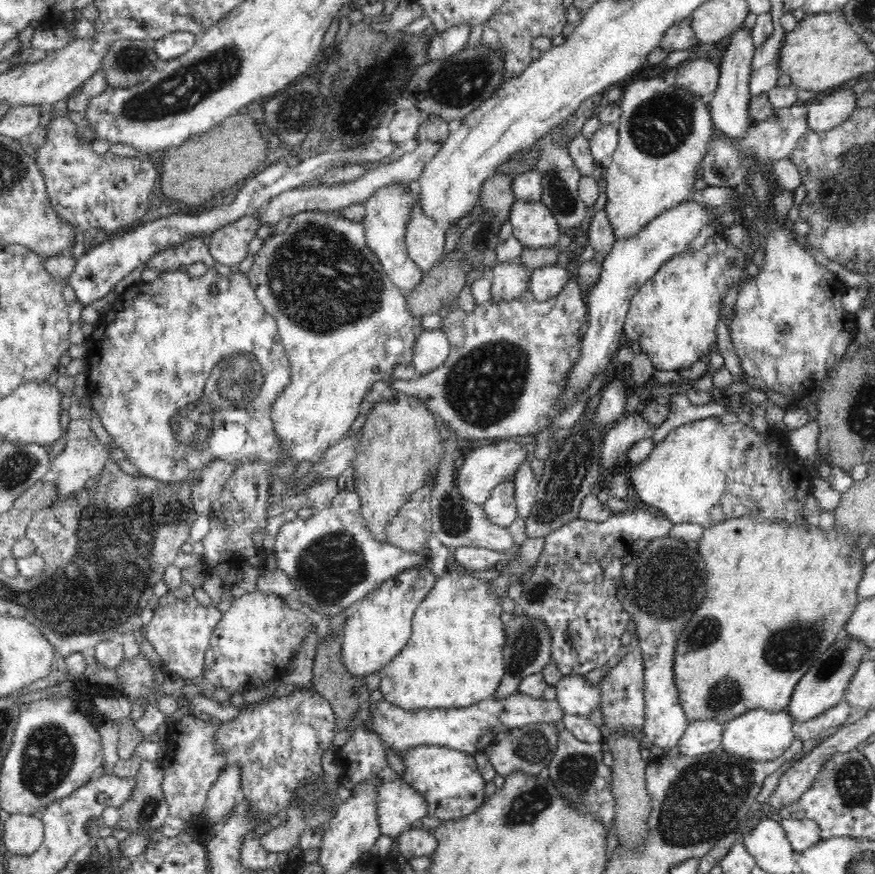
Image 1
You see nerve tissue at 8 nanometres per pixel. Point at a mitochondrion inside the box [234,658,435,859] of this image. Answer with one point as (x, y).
(310, 809)

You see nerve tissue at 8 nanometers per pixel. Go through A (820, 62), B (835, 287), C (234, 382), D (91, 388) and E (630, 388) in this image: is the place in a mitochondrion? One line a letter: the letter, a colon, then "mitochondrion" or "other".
A: other
B: other
C: mitochondrion
D: other
E: other

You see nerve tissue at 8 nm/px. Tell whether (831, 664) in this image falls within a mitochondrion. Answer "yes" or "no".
yes

